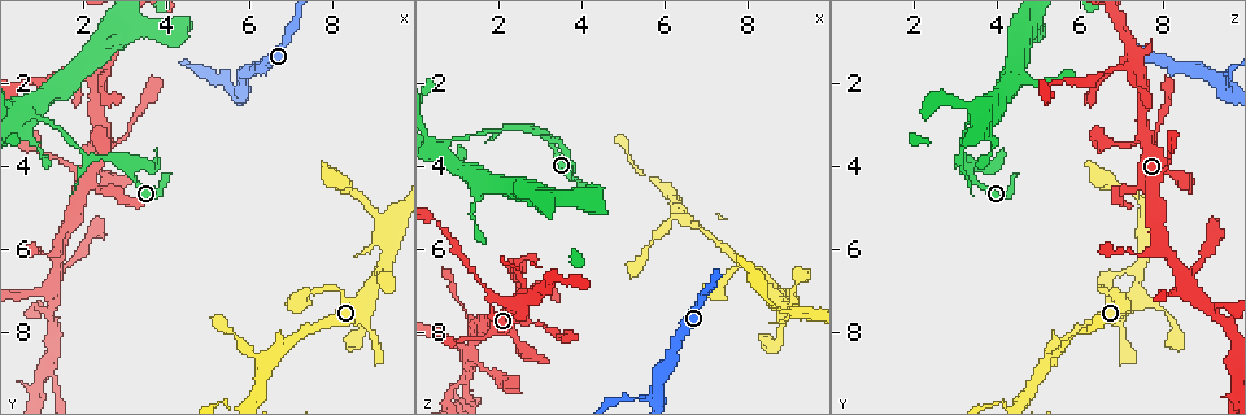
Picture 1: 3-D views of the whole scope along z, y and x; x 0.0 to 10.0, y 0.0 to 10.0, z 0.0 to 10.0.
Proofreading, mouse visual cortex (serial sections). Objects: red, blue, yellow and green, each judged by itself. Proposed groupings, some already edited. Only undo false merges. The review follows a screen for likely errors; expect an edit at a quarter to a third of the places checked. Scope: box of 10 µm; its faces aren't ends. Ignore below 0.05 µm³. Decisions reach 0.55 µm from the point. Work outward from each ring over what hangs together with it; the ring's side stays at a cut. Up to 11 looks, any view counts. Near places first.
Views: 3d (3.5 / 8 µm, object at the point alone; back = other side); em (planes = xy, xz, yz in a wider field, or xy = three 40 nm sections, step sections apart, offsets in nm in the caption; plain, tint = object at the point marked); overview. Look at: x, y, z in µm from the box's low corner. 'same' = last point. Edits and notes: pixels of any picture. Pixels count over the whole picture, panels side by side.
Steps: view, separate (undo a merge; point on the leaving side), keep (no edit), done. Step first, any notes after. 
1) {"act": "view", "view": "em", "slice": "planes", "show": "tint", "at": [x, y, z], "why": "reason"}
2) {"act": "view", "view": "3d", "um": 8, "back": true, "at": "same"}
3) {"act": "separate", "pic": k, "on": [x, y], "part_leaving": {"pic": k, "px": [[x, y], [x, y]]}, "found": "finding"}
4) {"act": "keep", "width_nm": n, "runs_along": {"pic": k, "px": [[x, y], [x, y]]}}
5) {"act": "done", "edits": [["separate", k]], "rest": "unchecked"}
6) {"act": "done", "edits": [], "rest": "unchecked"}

{"act": "view", "view": "3d", "um": 3.5, "back": true, "at": [3.10, 3.10, 7.90], "why": "narrows sharply"}

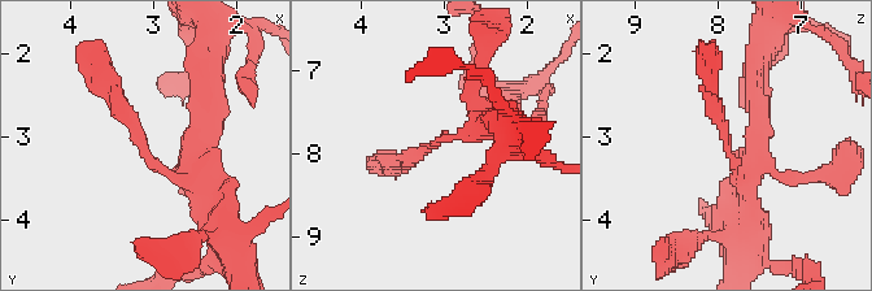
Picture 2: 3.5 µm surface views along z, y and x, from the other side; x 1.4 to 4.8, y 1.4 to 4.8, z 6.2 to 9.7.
{"act": "view", "view": "em", "slice": "xy", "step": 2, "show": "tint", "at": [3.10, 3.15, 7.90], "arm_widths_nm": [200, 300]}

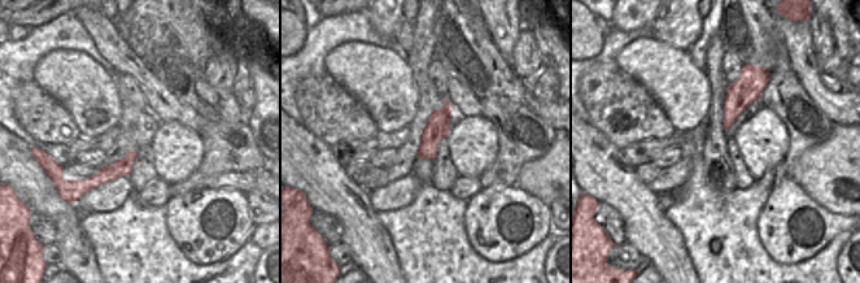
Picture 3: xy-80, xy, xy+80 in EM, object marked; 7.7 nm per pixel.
{"act": "view", "view": "em", "slice": "xy", "step": 1, "show": "tint", "at": "same", "why": "cut it another way"}

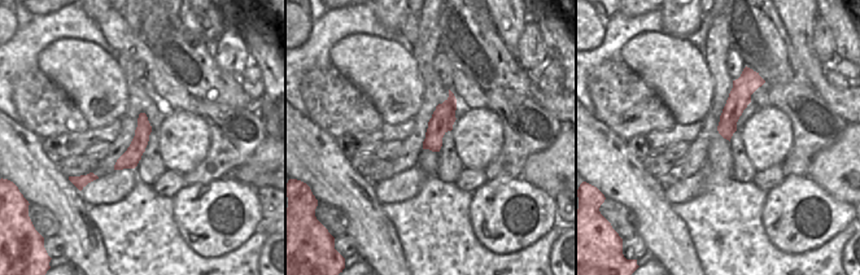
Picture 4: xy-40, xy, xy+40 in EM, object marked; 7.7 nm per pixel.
{"act": "keep", "width_nm": 180, "runs_along": {"pic": 4, "px": [[755, 78], [741, 92], [727, 135]]}, "found": "one cell here"}

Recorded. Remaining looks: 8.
{"act": "view", "view": "3d", "um": 3.5, "at": [2.30, 1.70, 7.35], "why": "abrupt turn"}

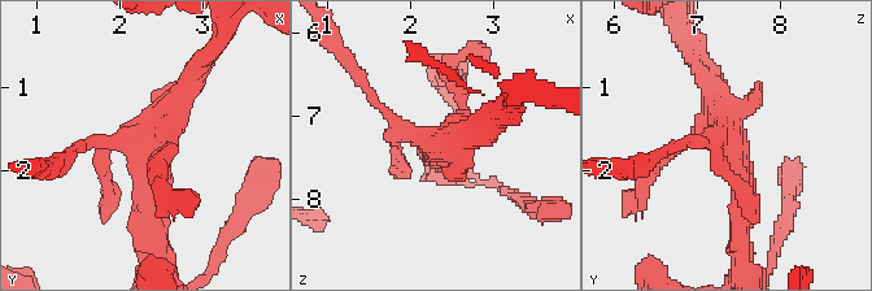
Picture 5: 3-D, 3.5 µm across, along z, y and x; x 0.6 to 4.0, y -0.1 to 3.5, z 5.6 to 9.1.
{"act": "view", "view": "em", "slice": "xy", "step": 2, "show": "tint", "at": [2.20, 1.65, 7.35]}

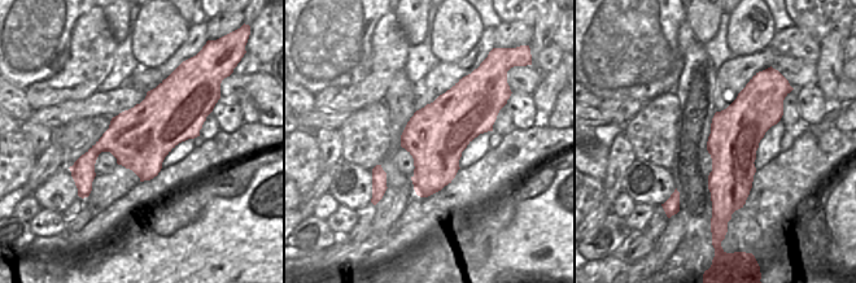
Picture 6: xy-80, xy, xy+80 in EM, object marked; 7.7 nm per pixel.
{"act": "view", "view": "em", "slice": "xy", "step": 5, "show": "tint", "at": "same", "why": "another direction"}

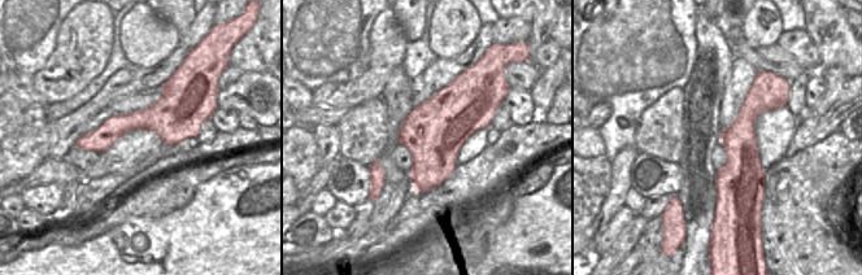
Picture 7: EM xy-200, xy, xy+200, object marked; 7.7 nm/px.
{"act": "keep", "width_nm": 480, "runs_along": {"pic": 7, "px": [[197, 122], [130, 121], [79, 143]]}, "found": "all the same cell"}

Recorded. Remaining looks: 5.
{"act": "view", "view": "3d", "um": 8, "at": [1.40, 6.55, 8.35], "why": "abrupt turn"}

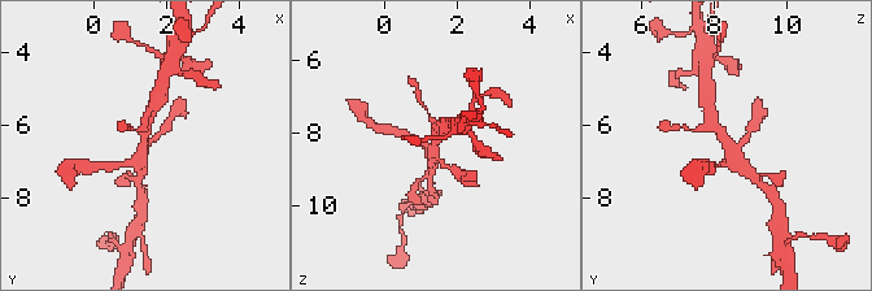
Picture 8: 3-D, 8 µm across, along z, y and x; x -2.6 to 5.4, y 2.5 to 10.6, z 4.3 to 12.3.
{"act": "view", "view": "3d", "um": 3.5, "at": "same"}

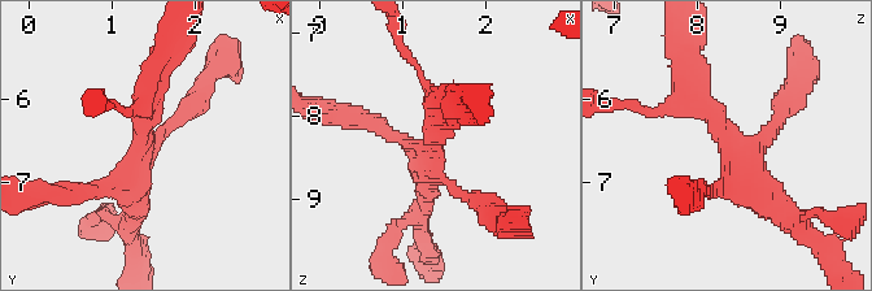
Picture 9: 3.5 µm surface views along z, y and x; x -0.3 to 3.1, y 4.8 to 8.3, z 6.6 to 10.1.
{"act": "view", "view": "em", "slice": "xy", "step": 5, "show": "tint", "at": [1.35, 6.50, 8.40], "arms": 4, "arm_widths_nm": [150, 150, 250, 350]}

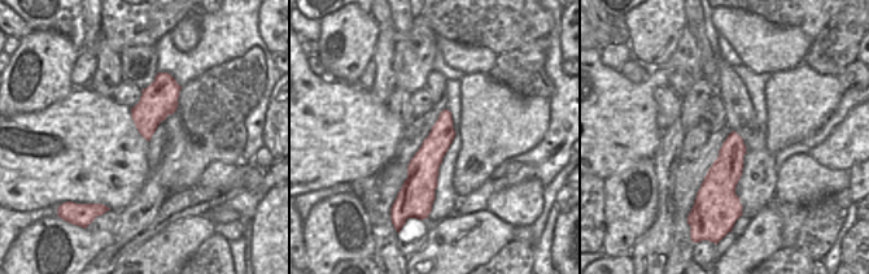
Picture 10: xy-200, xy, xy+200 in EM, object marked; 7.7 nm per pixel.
{"act": "keep", "runs_along": {"pic": 9, "px": [[696, 65], [702, 105], [775, 209]]}, "found": "all the same cell"}

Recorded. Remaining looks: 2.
{"act": "view", "view": "3d", "um": 3.5, "back": true, "at": [5.90, 1.95, 9.40], "why": "three arms meet"}

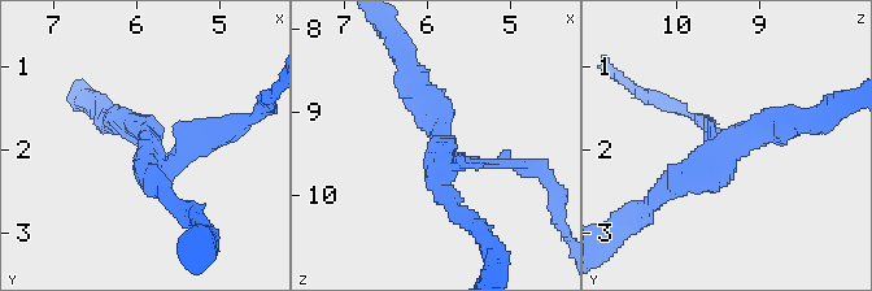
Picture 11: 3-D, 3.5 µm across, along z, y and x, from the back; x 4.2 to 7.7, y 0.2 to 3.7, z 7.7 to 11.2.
{"act": "view", "view": "em", "slice": "xy", "step": 3, "show": "tint", "at": [5.80, 2.00, 9.40], "why": "shape alone is not enough"}

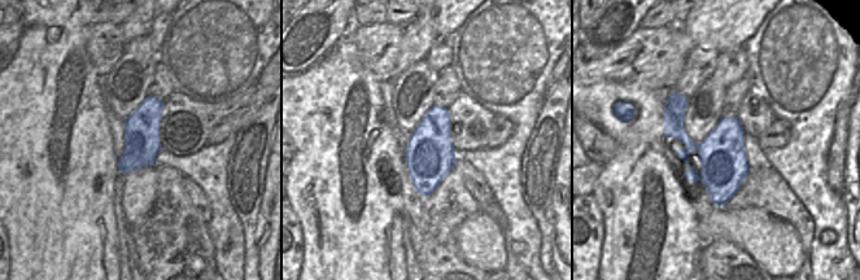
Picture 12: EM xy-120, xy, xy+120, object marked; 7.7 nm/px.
{"act": "separate", "pic": 11, "on": [208, 138], "part_leaving": {"pic": 11, "px": [[166, 164], [191, 133], [262, 113]]}, "found": "a second cell is stuck on"}

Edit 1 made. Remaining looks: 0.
{"act": "done", "edits": [["separate", 11]], "rest": "unchecked"}

